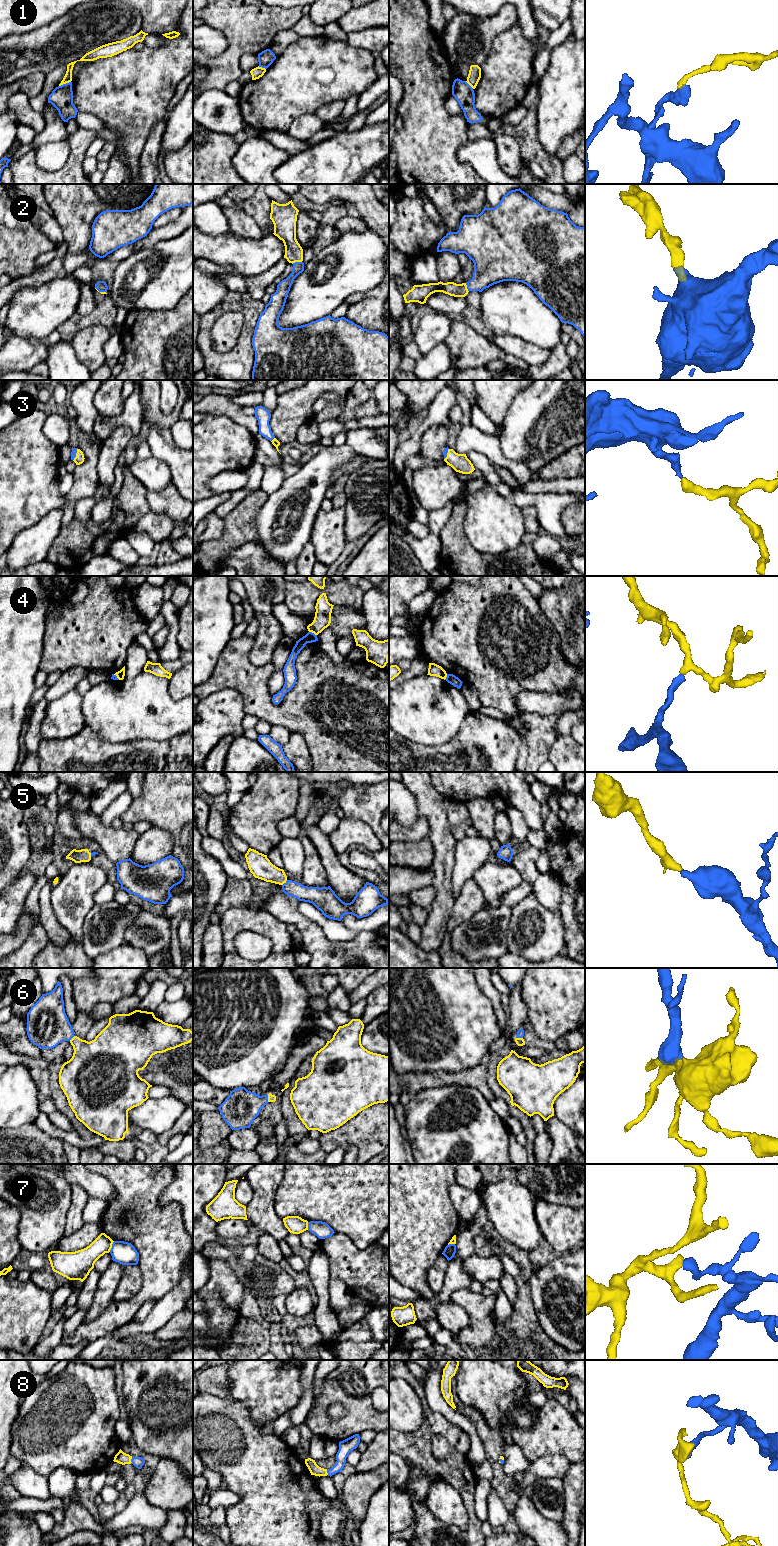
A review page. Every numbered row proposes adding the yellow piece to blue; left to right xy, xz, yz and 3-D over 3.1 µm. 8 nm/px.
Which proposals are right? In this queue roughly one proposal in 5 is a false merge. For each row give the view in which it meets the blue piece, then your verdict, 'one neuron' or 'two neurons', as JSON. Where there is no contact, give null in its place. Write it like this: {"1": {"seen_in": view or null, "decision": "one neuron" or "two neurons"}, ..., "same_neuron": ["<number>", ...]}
{"1": {"seen_in": "xy", "decision": "two neurons"}, "2": {"seen_in": "xz", "decision": "one neuron"}, "3": {"seen_in": "xz", "decision": "one neuron"}, "4": {"seen_in": "xz", "decision": "two neurons"}, "5": {"seen_in": "xz", "decision": "one neuron"}, "6": {"seen_in": "xz", "decision": "one neuron"}, "7": {"seen_in": "xy", "decision": "two neurons"}, "8": {"seen_in": "xy", "decision": "one neuron"}, "same_neuron": ["2", "3", "5", "6", "8"]}

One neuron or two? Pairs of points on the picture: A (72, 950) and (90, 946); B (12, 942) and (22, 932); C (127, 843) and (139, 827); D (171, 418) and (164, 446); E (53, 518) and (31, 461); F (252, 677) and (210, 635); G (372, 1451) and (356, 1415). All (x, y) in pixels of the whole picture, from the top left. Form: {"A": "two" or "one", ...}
{"A": "two", "B": "one", "C": "two", "D": "two", "E": "two", "F": "two", "G": "two"}

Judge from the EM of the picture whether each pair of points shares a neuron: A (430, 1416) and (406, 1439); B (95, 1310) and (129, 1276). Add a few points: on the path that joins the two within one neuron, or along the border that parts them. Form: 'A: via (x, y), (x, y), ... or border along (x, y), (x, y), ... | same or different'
A: via (430, 1424), (414, 1439) | same
B: border along (122, 1266), (122, 1275), (113, 1295), (113, 1300) | different

